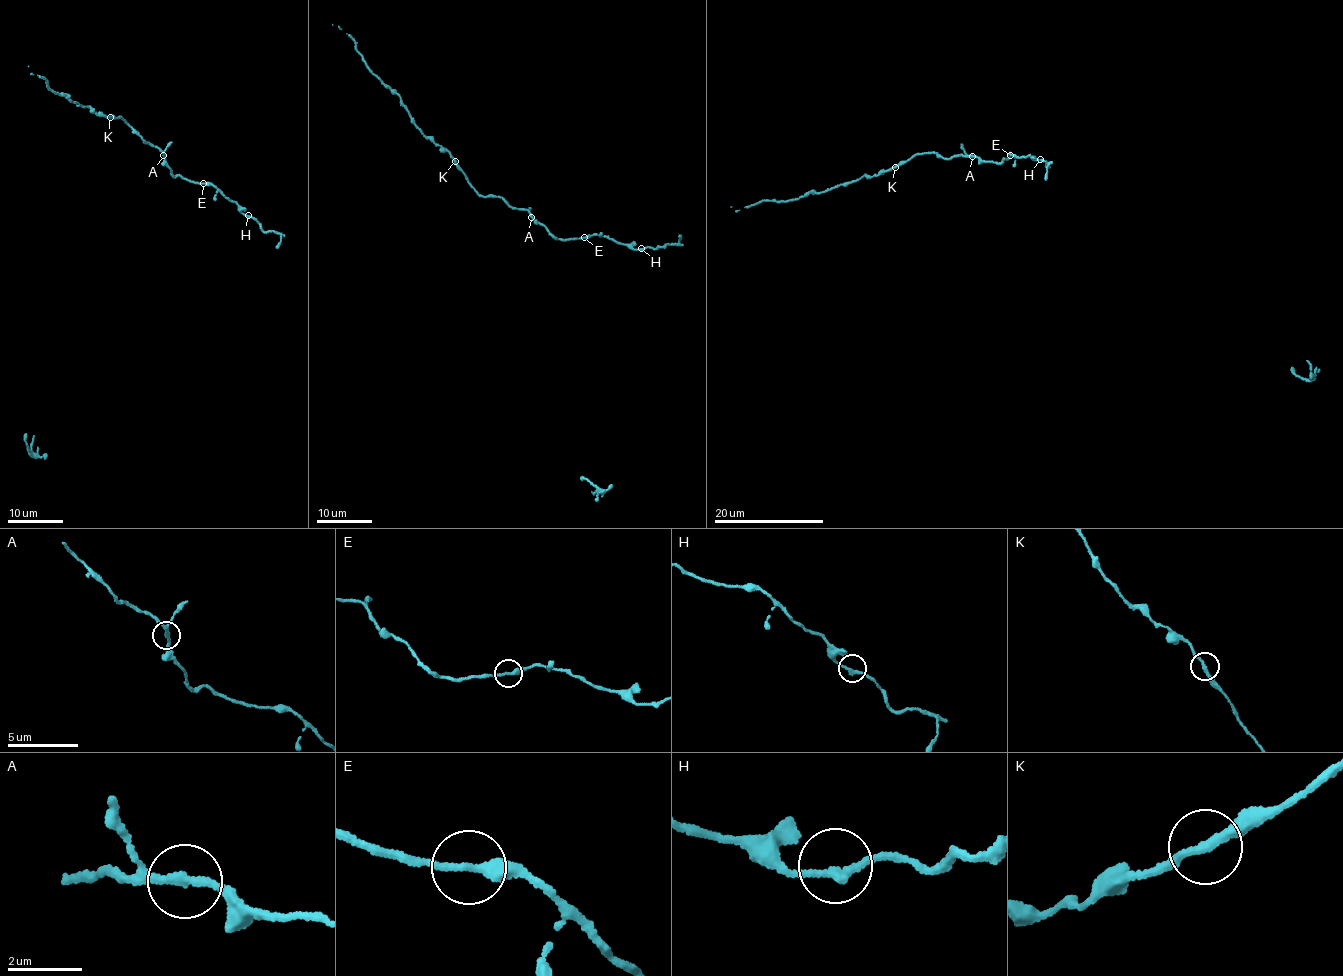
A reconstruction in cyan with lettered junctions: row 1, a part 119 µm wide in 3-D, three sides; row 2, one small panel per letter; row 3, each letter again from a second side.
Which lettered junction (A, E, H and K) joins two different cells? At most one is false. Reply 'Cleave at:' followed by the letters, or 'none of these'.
Cleave at: none of these

